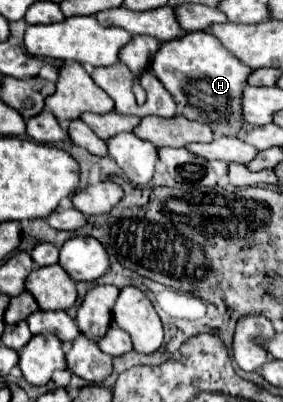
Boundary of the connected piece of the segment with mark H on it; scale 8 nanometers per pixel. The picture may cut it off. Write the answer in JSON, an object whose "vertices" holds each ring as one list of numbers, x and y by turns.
{"vertices":[[190,32,178,40,164,42,152,58,150,72,172,94,174,102,188,120,210,124,216,136,236,136,242,120,242,90,252,72,232,56,216,36,208,32]]}

